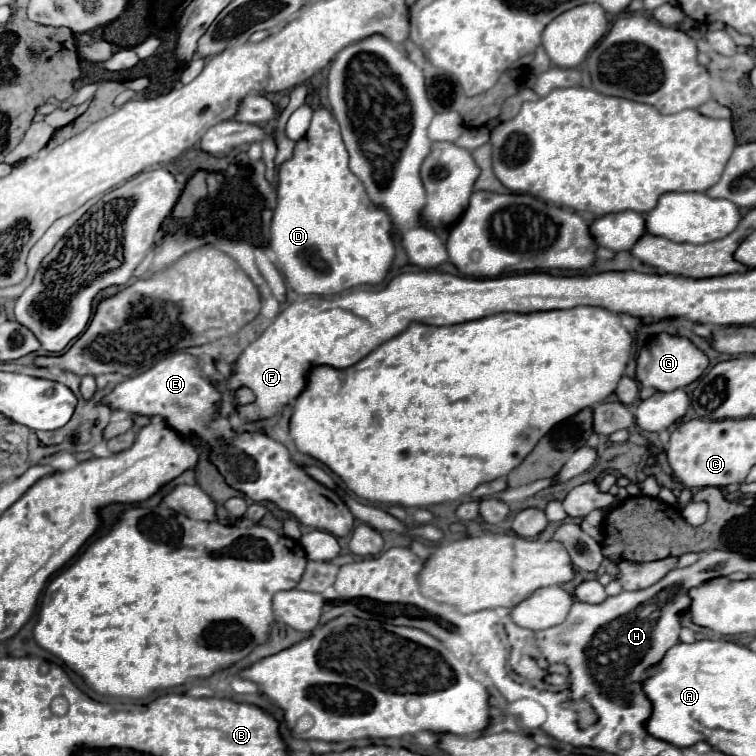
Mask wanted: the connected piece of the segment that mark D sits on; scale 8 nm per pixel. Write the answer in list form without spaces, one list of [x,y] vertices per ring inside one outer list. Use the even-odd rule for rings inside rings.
[[[316,109],[314,115],[312,115],[312,123],[310,123],[310,129],[306,133],[304,139],[300,139],[296,143],[296,149],[294,149],[294,157],[286,163],[280,165],[278,169],[278,205],[274,209],[274,217],[272,217],[272,225],[270,225],[270,247],[272,251],[276,253],[278,261],[280,261],[280,269],[284,271],[284,277],[288,281],[288,285],[298,293],[298,295],[338,295],[346,289],[352,289],[354,285],[380,285],[388,271],[390,271],[390,265],[394,261],[394,255],[396,255],[396,247],[394,247],[394,241],[392,241],[392,219],[388,215],[386,209],[378,207],[376,203],[370,201],[370,197],[366,195],[366,189],[362,187],[362,181],[350,171],[348,167],[348,151],[346,151],[346,145],[342,141],[342,135],[340,135],[340,127],[336,123],[336,119],[330,115],[330,111],[326,109]]]

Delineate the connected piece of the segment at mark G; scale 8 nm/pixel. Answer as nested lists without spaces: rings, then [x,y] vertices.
[[[660,333],[650,341],[650,345],[646,345],[640,351],[636,379],[644,387],[654,387],[656,391],[674,391],[694,383],[704,373],[706,367],[708,357],[698,347],[694,347],[686,337],[670,337],[666,333]]]

